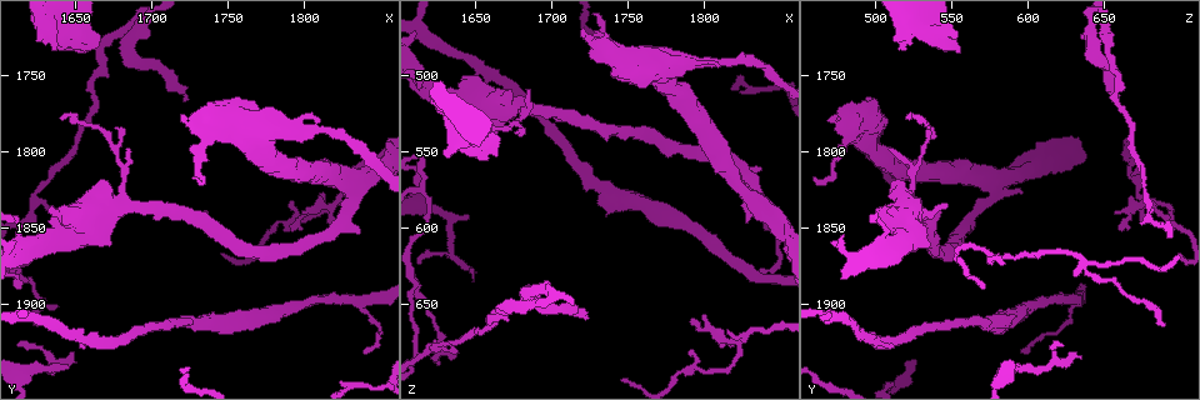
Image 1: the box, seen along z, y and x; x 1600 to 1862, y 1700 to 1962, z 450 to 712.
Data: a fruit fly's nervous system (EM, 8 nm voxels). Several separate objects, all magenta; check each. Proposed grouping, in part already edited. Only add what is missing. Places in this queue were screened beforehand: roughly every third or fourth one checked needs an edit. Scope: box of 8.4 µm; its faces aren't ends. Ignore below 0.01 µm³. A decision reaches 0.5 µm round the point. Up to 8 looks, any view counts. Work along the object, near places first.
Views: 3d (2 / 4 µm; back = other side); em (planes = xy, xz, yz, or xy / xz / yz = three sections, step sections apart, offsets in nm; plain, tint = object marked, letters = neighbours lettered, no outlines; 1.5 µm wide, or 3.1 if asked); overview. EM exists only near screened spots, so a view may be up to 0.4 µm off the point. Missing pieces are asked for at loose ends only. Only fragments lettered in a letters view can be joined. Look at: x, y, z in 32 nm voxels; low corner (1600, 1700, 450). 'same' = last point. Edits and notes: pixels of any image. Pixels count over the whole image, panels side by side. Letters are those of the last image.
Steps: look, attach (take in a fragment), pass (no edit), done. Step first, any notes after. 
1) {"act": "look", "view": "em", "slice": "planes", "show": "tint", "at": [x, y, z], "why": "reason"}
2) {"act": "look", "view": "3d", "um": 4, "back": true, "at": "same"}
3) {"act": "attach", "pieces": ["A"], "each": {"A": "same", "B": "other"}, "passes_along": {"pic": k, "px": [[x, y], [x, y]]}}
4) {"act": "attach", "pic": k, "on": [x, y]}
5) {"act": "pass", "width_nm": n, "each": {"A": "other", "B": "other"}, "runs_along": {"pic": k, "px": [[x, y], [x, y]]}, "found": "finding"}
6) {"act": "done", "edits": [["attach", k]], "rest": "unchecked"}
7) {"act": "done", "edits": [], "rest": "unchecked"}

{"act": "look", "view": "3d", "um": 4, "at": [1626, 1914, 688], "why": "tapers out"}

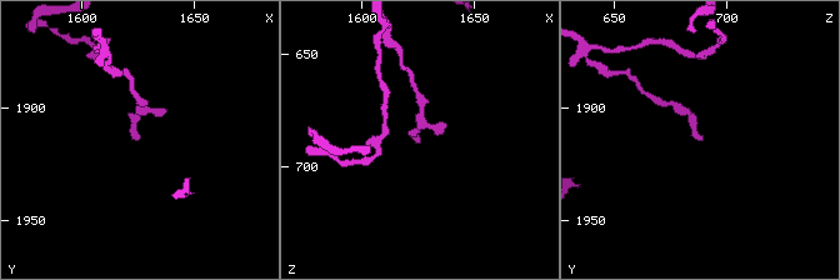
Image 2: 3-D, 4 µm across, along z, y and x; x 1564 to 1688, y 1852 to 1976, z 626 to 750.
{"act": "look", "view": "em", "slice": "planes", "show": "letters", "at": [1626, 1914, 690]}

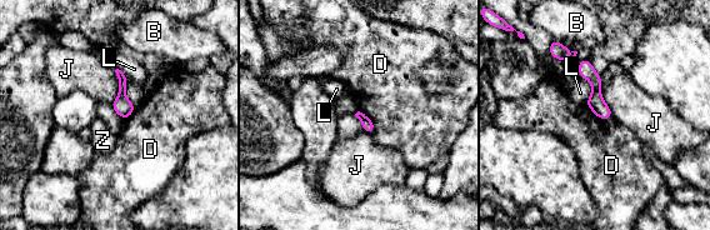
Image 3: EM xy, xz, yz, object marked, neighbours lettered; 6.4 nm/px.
{"act": "pass", "each": {"B": "other", "D": "other", "J": "other", "L": "other", "Z": "other"}, "runs_along": {"pic": 3, "px": [[583, 63], [605, 115]]}, "found": "none of them fits"}

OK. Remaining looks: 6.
{"act": "look", "view": "3d", "um": 2, "at": [1718, 1774, 474]}

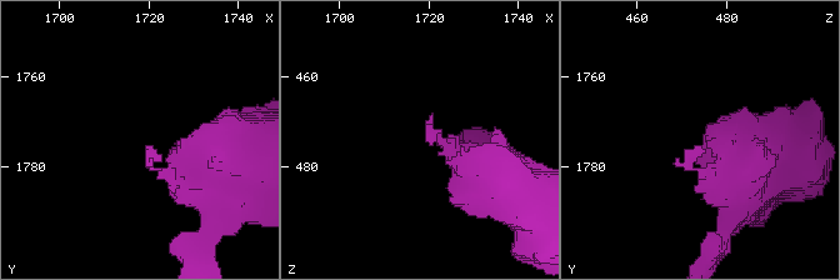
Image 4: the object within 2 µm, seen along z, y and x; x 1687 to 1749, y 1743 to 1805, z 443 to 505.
{"act": "look", "view": "em", "slice": "xy", "step": 8, "show": "letters", "at": [1719, 1776, 474]}

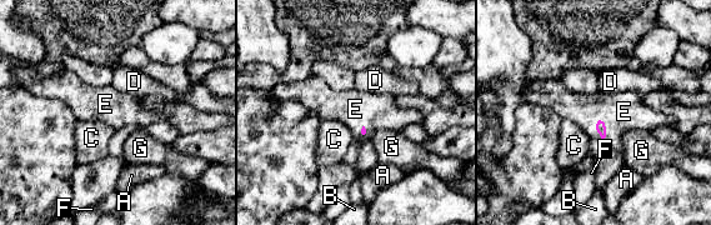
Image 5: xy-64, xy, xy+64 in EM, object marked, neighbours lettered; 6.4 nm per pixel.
{"act": "look", "view": "em", "slice": "planes", "show": "letters", "at": "same", "why": "cut it another way"}

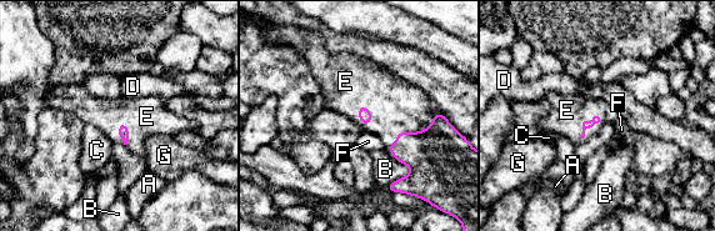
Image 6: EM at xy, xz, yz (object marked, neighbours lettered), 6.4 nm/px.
{"act": "attach", "pieces": ["E"], "each": {"A": "other", "B": "other", "C": "other", "D": "other", "E": "same", "F": "other", "G": "other"}, "found": "it goes on there"}

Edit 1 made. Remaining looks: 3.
{"act": "look", "view": "overview"}

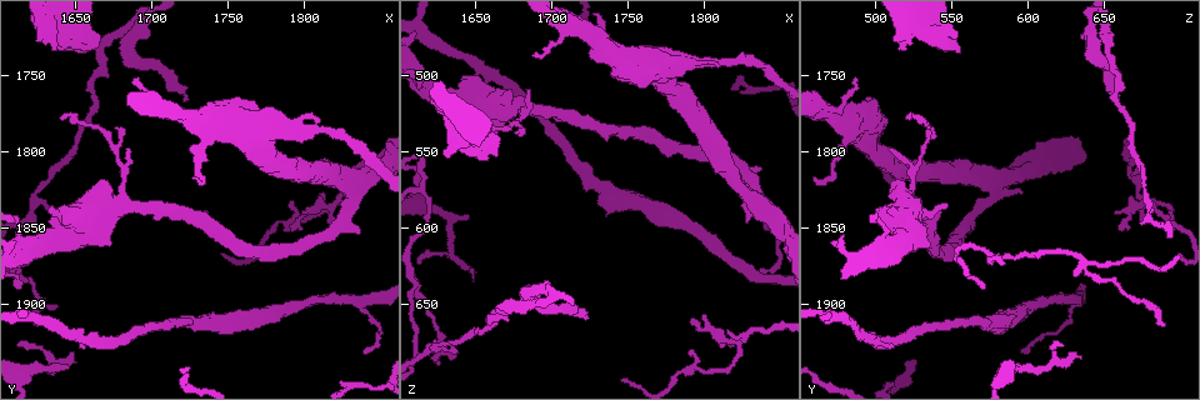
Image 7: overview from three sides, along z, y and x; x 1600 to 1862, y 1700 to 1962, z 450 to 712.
{"act": "look", "view": "em", "slice": "planes", "show": "plain", "at": [1664, 1726, 550], "why": "stops while still wide"}

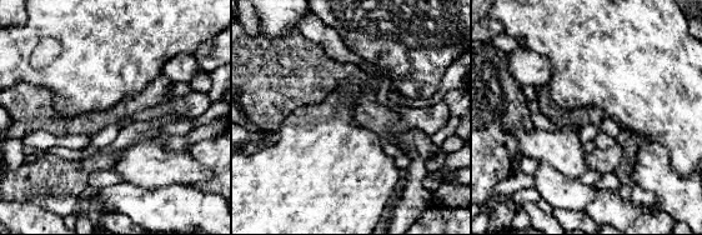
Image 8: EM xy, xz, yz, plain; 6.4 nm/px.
{"act": "look", "view": "em", "slice": "planes", "show": "letters", "at": "same", "why": "see the neighbours"}

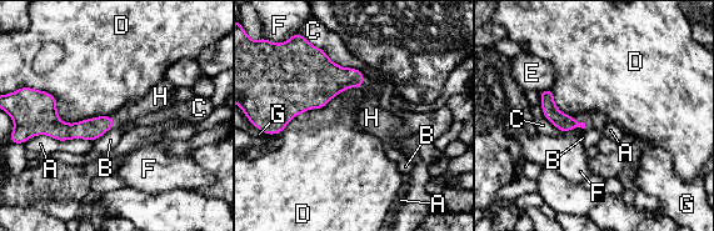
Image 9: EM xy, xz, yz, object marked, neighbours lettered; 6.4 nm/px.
{"act": "attach", "pieces": ["H"], "each": {"A": "other", "B": "other", "C": "other", "D": "other", "E": "other", "F": "other", "G": "other", "H": "same"}, "passes_along": {"pic": 9, "px": [[91, 129], [113, 125], [134, 109]]}, "found": "it goes on there"}

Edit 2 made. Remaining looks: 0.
{"act": "done", "edits": [["attach", 6], ["attach", 9]], "rest": "unchecked"}

